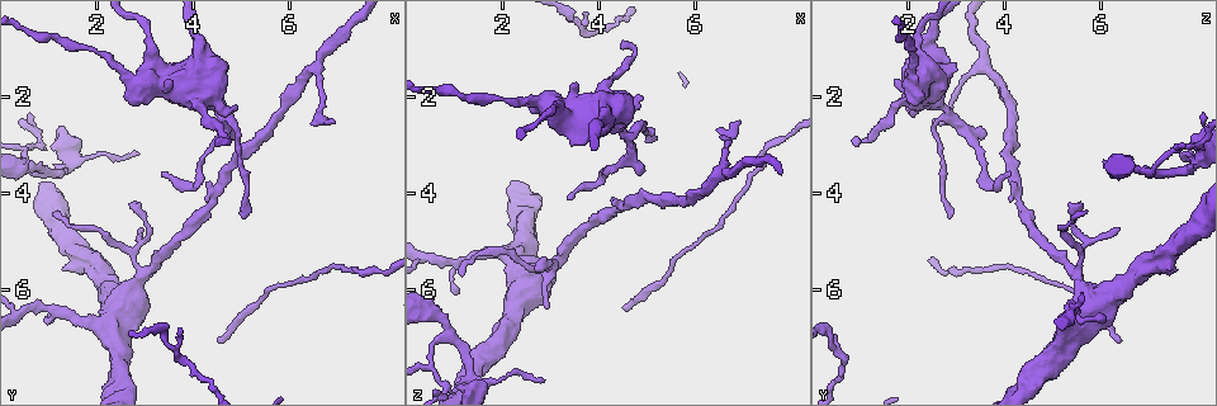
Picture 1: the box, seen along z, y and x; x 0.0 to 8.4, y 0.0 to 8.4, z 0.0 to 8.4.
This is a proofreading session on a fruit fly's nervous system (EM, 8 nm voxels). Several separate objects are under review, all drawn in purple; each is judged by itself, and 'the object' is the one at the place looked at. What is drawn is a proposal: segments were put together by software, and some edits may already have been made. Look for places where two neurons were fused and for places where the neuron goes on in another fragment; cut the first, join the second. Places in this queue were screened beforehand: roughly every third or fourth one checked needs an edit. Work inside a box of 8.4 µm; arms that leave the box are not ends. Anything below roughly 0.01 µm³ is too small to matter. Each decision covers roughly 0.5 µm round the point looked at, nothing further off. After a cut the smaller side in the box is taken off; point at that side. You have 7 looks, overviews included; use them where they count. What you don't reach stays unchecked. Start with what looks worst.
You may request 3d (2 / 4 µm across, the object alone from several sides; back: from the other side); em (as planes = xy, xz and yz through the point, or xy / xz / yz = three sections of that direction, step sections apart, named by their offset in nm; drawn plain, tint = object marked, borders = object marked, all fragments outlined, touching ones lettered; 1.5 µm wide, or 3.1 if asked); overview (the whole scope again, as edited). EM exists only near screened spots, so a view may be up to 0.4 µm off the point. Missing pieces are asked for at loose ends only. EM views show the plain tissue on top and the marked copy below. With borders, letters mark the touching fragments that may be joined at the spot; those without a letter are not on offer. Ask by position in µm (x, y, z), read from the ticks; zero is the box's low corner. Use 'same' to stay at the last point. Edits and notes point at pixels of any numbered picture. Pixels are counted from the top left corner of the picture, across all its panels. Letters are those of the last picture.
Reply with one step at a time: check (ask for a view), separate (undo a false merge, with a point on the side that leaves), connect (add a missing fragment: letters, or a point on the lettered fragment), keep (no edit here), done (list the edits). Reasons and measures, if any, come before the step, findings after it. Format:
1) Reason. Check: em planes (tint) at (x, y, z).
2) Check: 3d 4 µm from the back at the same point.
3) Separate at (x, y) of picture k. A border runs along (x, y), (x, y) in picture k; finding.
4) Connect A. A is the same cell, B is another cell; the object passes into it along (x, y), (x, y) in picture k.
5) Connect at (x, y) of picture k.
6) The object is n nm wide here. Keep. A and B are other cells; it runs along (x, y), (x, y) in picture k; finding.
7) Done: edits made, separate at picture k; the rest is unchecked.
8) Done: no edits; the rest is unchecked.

Check: em xy step 4 (borders) at (3.40, 3.60, 4.05).

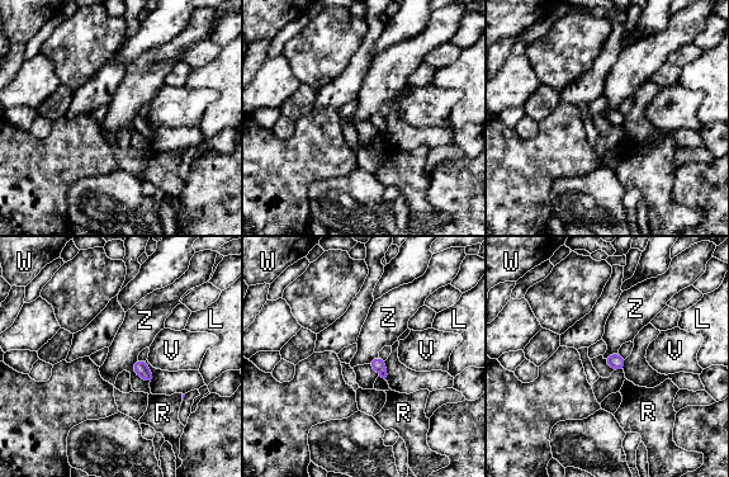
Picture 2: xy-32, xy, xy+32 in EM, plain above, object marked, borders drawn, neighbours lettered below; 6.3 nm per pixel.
Keep. L, R, V, W and Z are other cells; no lettered fragment goes on from it.

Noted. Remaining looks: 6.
Thick end. Check: 3d 4 µm at (3.45, 1.50, 3.00).

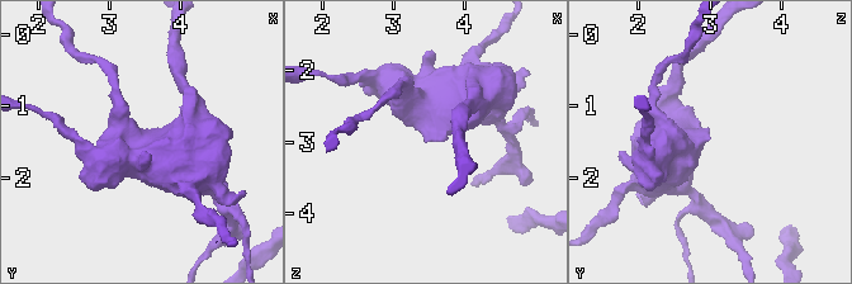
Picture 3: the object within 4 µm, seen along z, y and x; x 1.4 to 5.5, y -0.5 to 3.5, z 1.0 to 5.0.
Check: em planes (tint) at (3.40, 1.50, 3.00).

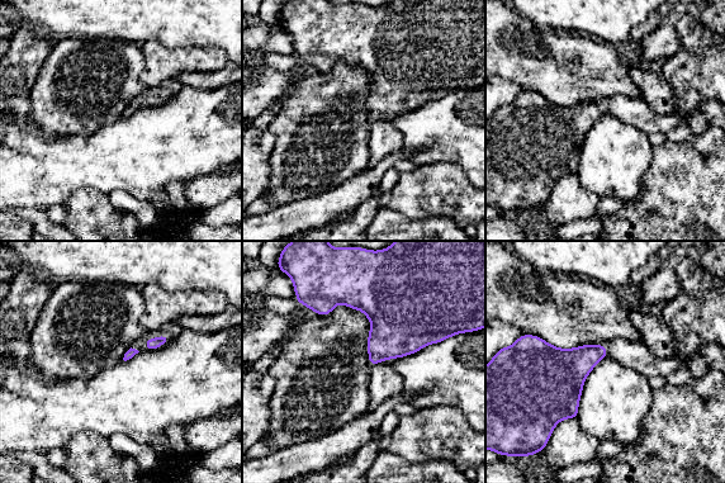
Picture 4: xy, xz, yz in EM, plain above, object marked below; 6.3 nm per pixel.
Check: em planes (borders) at the same point.

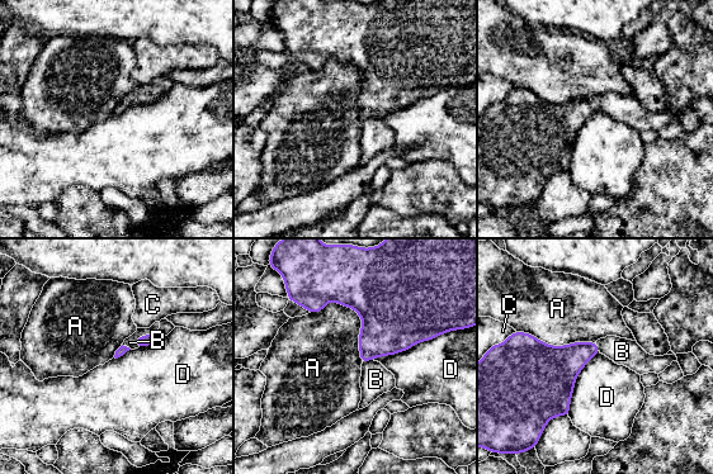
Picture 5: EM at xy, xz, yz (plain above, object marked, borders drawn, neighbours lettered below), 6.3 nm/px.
Connect B. B is the same cell, A, C and D are other cells; the object passes into it along (142, 341), (142, 336), (130, 342) in picture 5; it goes on there.

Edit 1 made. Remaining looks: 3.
See it whole again. Check: overview.

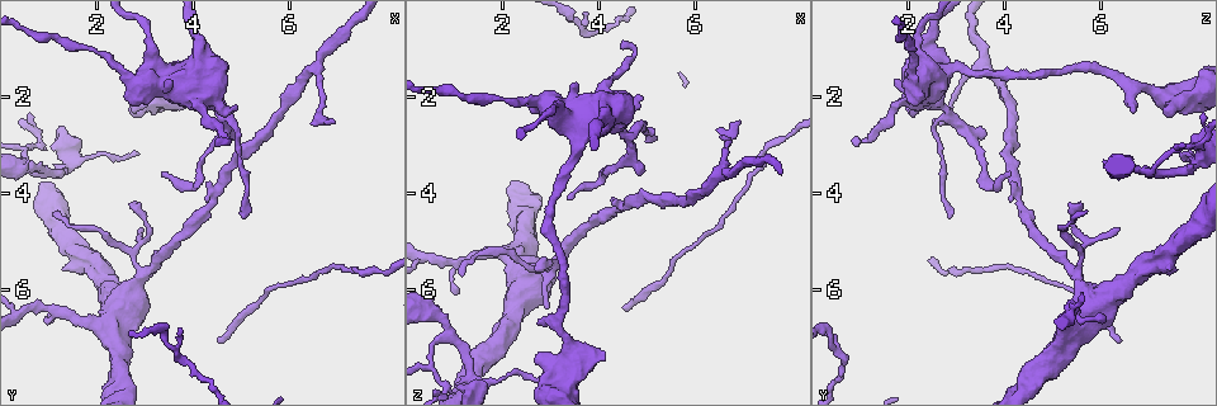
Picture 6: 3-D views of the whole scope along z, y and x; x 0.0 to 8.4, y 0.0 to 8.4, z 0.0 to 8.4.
Thin arm on a thick one. Check: 3d 2 µm at (0.90, 3.60, 6.95).

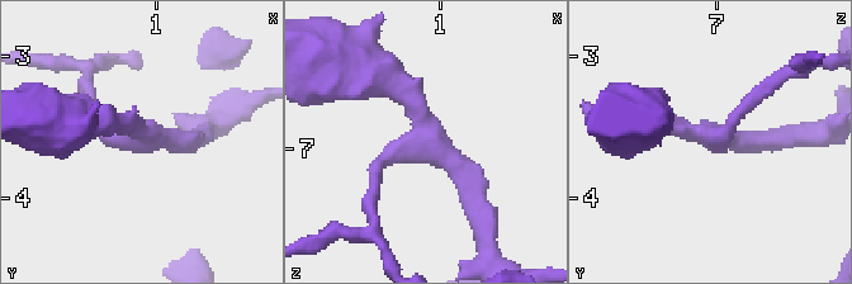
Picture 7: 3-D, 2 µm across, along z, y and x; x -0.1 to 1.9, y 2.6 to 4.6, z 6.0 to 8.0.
3 arms meet here; need the tissue. Check: em planes (borders) at (0.90, 3.52, 6.88).

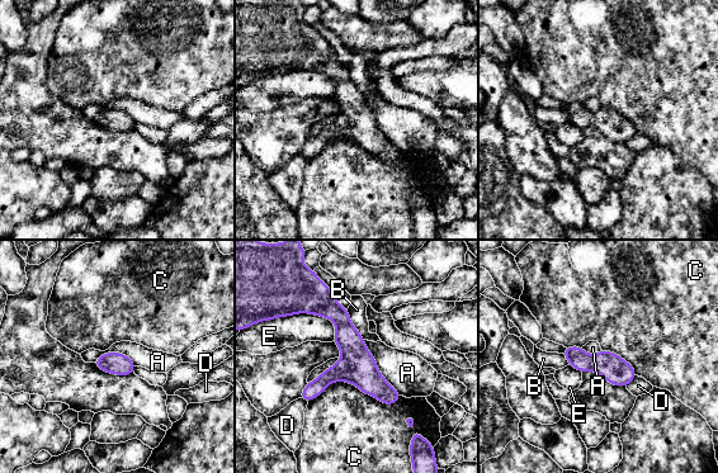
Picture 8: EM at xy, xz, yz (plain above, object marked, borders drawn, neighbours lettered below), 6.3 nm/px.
The longest contact is with C, 600 nm. Keep. A, B, C, D and E are other cells; a border runs along (363, 340), (378, 372), (401, 395) in picture 8; one neuron here.

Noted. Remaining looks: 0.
Done: edits made, connect at picture 5; the rest is unchecked.

